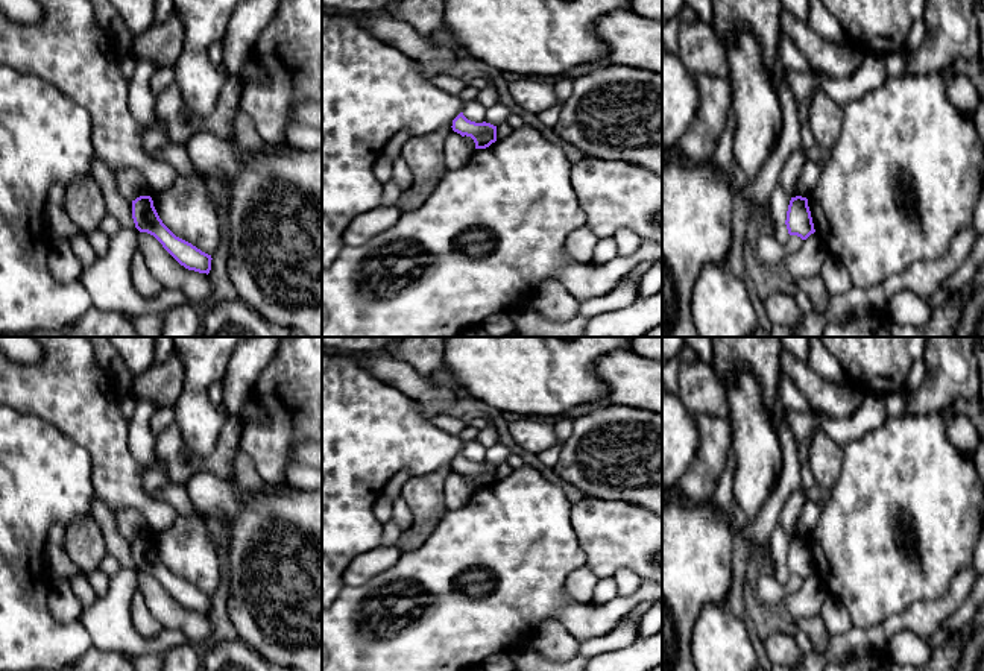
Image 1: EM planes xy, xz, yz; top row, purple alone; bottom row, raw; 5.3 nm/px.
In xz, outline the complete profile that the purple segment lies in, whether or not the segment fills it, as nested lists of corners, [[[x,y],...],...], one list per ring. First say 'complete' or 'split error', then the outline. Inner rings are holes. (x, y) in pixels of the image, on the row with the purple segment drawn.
complete; [[[463,112],[453,120],[451,128],[462,137],[471,137],[475,143],[475,149],[486,149],[497,141],[497,126],[486,121],[471,121],[463,115]]]

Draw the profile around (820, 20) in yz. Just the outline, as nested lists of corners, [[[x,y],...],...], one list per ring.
[[[809,0],[808,26],[828,41],[847,41],[841,24],[835,20],[822,0]]]

